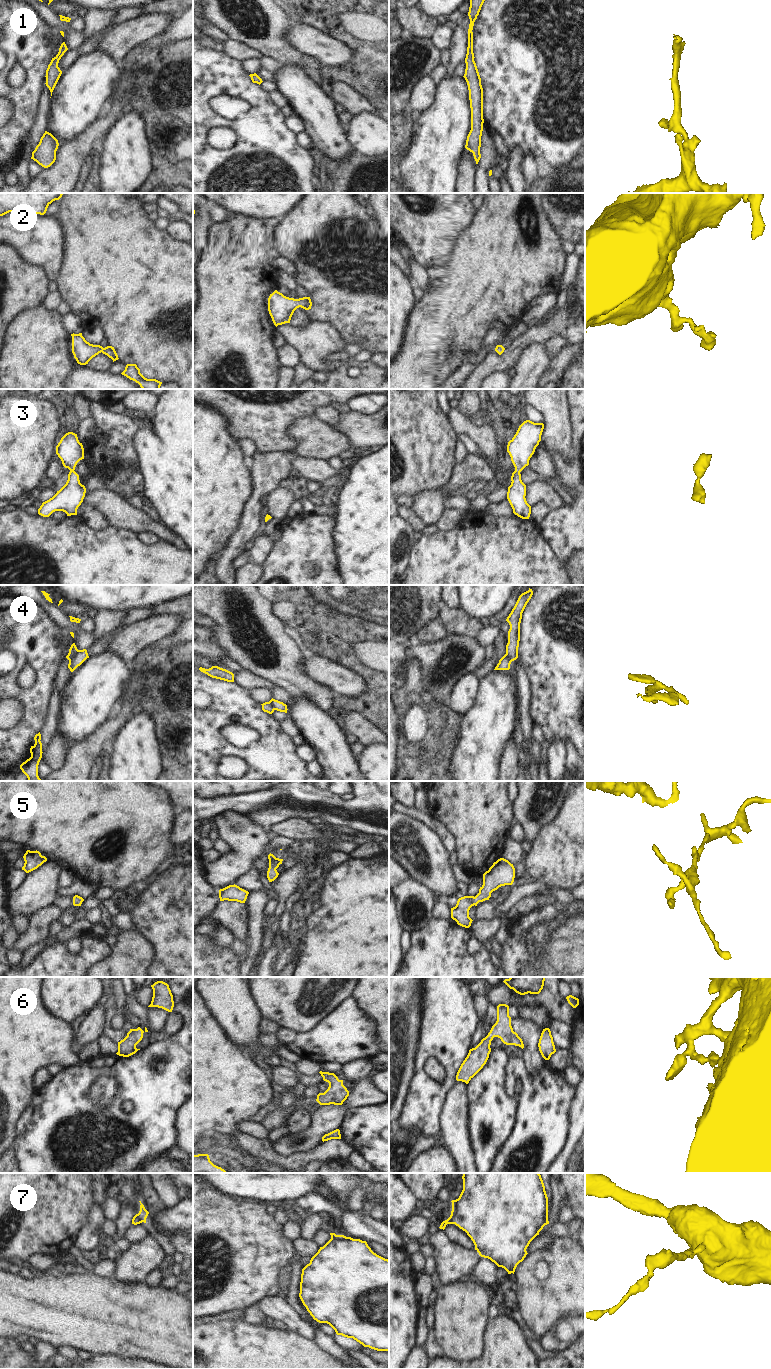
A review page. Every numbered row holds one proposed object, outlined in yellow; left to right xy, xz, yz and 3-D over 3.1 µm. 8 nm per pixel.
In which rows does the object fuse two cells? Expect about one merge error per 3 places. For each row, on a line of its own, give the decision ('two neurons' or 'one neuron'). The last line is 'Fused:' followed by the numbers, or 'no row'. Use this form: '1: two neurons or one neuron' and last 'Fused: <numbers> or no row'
1: one neuron
2: one neuron
3: one neuron
4: two neurons
5: one neuron
6: one neuron
7: one neuron
Fused: 4

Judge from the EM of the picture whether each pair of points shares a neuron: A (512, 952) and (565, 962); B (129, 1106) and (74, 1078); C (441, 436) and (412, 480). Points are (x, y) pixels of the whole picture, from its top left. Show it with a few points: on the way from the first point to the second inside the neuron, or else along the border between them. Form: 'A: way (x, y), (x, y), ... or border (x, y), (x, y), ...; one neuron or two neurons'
A: border (531, 954), (523, 966); two neurons
B: way (113, 1109), (96, 1109), (81, 1094); one neuron
C: way (430, 447), (412, 465), (412, 469); one neuron

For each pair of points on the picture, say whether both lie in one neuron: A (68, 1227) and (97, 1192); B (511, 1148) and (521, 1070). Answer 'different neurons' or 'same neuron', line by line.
A: different neurons
B: same neuron

